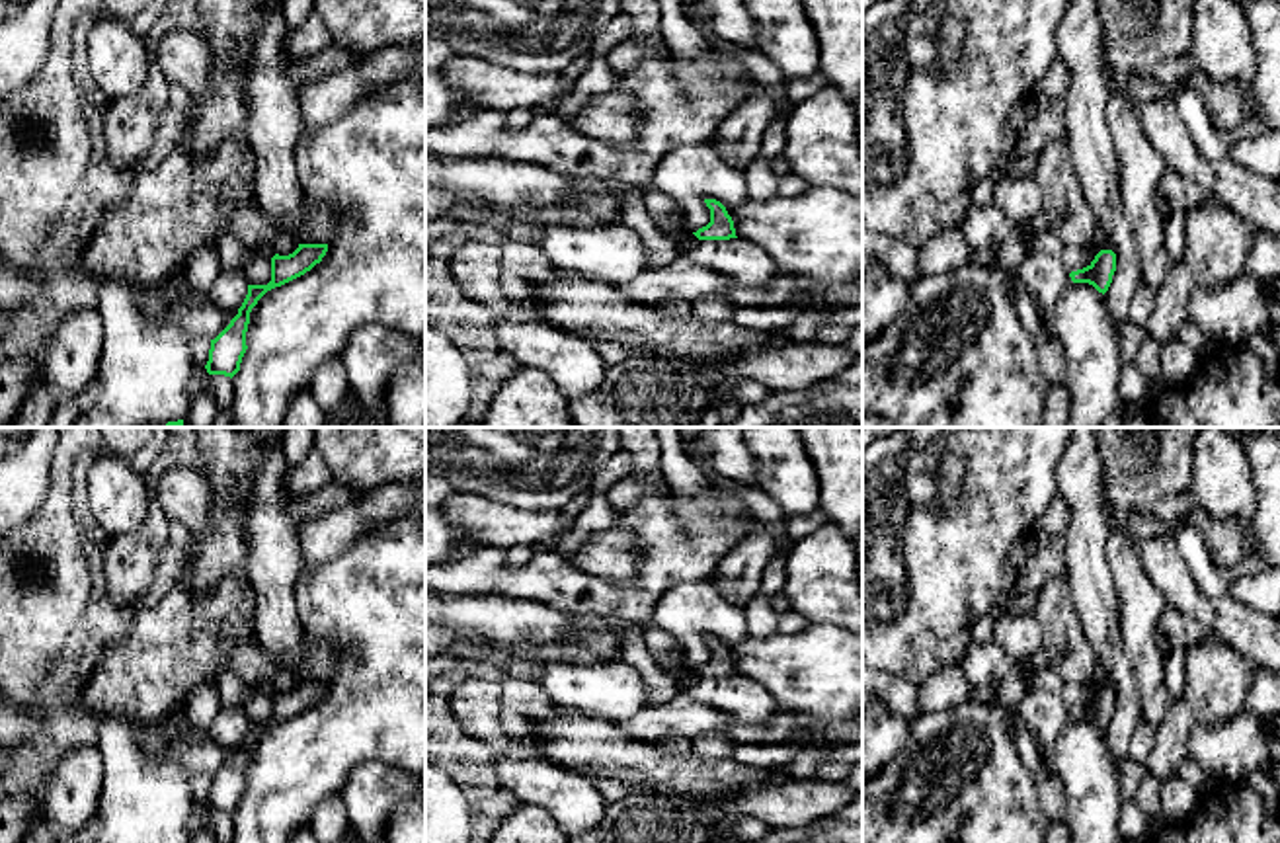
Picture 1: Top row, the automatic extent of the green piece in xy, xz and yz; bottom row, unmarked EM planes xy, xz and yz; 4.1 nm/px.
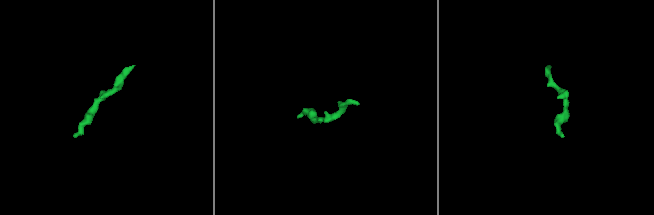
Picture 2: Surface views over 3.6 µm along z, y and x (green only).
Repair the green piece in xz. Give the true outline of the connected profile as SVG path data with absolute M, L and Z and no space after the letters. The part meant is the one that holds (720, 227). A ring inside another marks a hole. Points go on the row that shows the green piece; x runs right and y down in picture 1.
M704 199L710 209L710 222L697 232L693 232L699 240L730 240L738 238L734 221L728 215L726 207L716 199Z

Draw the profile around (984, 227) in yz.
M993 203L968 209L960 230L974 250L997 248L1011 234L1013 222Z

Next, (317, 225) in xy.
M304 197L299 221L285 221L267 213L265 217L277 232L293 236L299 244L326 244L336 234L336 213L310 197Z

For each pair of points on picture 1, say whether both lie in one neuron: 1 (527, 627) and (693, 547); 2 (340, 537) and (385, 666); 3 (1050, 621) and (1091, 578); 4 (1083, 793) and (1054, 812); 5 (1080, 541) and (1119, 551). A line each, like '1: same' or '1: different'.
1: different
2: different
3: different
4: different
5: different

